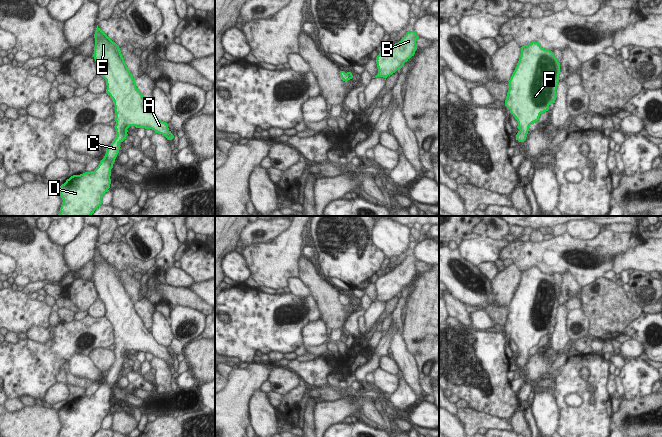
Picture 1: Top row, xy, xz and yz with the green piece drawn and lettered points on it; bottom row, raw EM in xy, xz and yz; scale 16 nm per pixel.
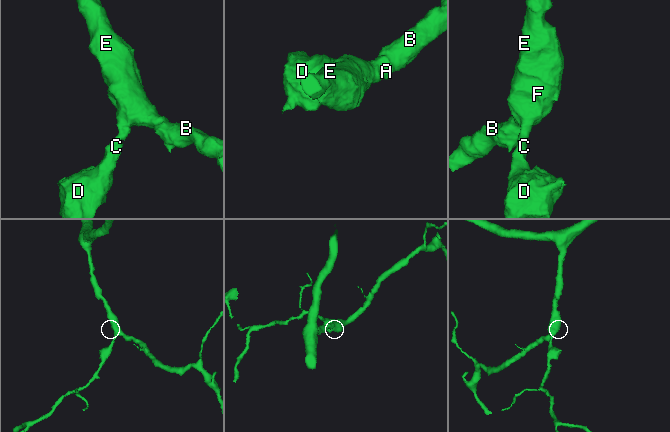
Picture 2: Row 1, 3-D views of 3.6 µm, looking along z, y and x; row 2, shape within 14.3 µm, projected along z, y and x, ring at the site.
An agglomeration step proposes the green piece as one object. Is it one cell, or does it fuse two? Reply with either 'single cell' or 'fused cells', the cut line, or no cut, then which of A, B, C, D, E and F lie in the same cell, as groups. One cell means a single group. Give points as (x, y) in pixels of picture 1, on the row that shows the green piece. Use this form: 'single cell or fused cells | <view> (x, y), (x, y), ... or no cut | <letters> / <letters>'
single cell | no cut | A B C D E F

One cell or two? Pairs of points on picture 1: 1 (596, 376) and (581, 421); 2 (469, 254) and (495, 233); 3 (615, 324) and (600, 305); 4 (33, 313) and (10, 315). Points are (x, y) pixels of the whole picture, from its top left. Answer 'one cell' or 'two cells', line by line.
1: one cell
2: two cells
3: one cell
4: one cell

